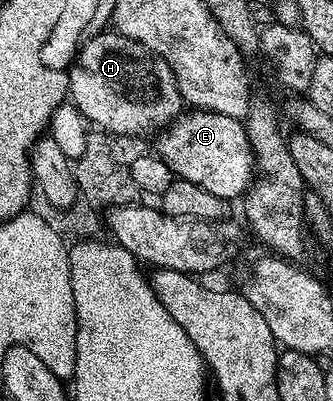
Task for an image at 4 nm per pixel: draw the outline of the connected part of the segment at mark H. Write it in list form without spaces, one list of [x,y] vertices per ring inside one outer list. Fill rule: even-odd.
[[[115,29],[91,36],[79,48],[68,72],[68,93],[89,124],[117,137],[151,136],[175,123],[186,107],[167,61]]]

